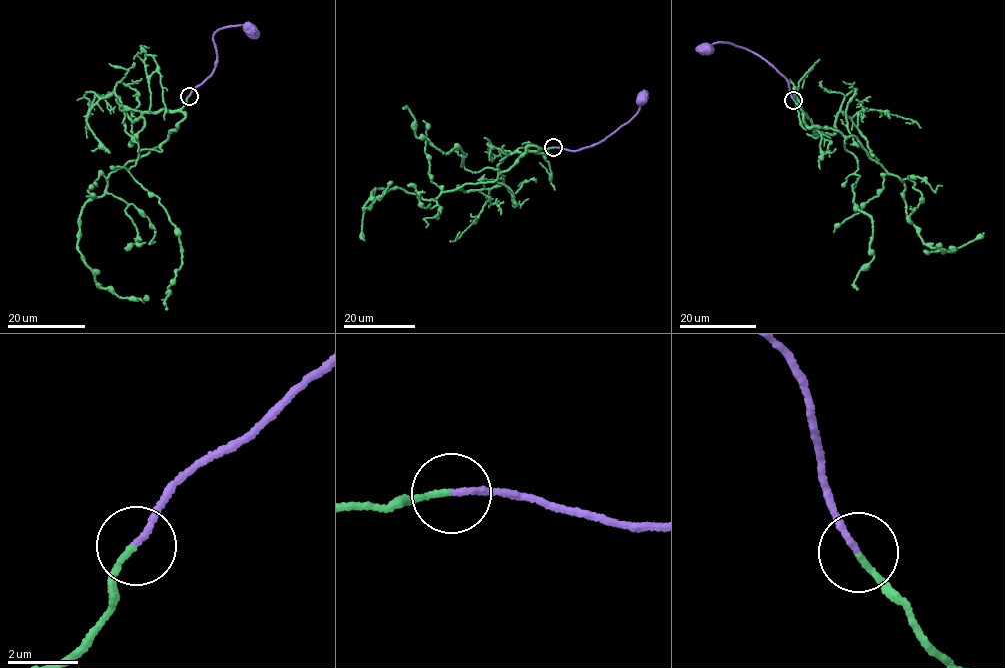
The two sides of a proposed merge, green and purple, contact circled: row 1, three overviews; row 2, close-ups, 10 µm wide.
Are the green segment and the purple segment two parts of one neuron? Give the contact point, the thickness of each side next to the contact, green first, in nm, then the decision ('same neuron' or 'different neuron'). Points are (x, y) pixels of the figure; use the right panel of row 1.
place (793, 100); calibres 160 and 170 nm; same neuron

